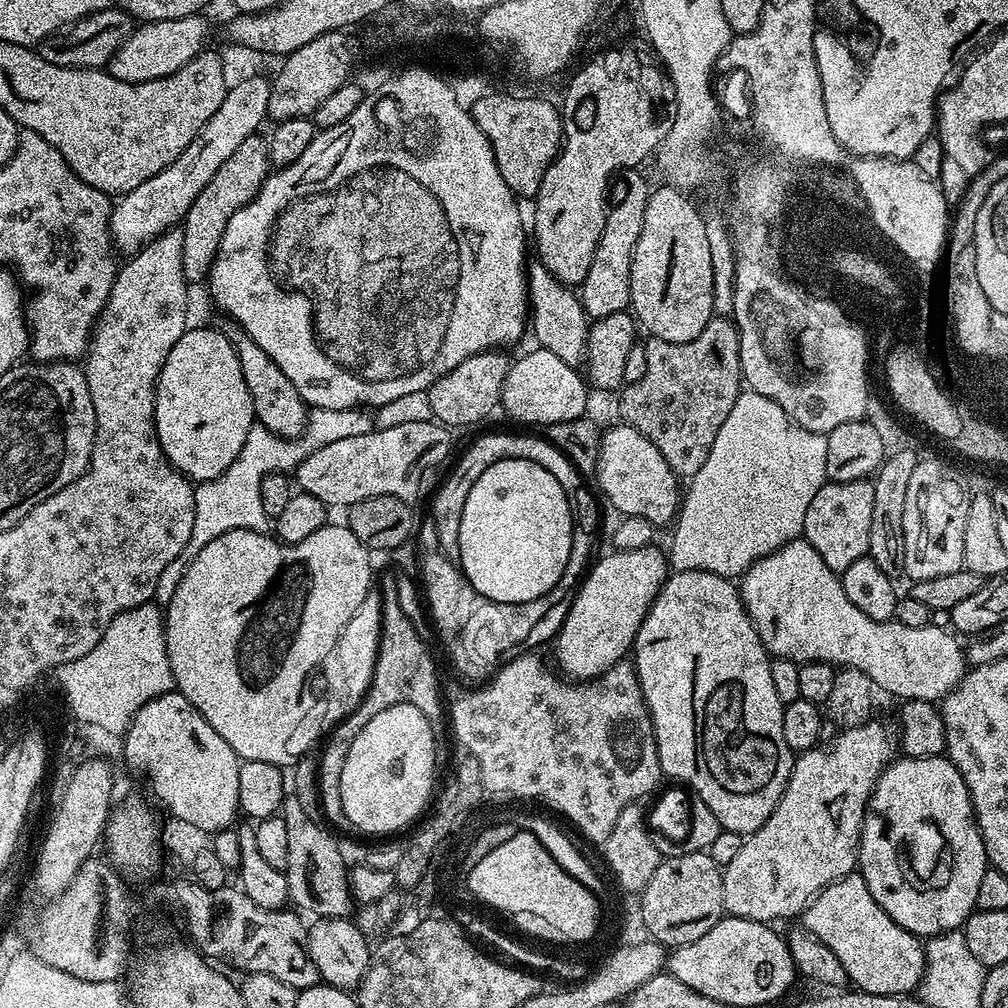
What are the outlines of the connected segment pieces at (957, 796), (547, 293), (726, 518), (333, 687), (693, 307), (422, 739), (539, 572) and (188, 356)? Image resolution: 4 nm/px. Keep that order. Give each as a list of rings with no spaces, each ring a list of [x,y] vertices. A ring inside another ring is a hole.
[[[901,755],[877,778],[860,831],[858,871],[874,902],[878,902],[898,926],[921,938],[938,936],[959,929],[976,908],[978,884],[985,865],[952,856],[952,851],[965,852],[968,856],[978,852],[978,829],[972,819],[972,795],[968,793],[962,774],[944,756],[914,758]]]
[[[539,262],[529,263],[526,268],[528,278],[528,306],[530,309],[530,332],[536,335],[536,344],[558,354],[562,362],[573,366],[585,363],[588,351],[588,325],[590,318],[580,305],[580,297],[559,276]]]
[[[751,390],[741,391],[740,397],[734,402],[734,410],[730,410],[726,422],[722,422],[722,430],[718,430],[718,438],[714,438],[714,446],[710,446],[710,458],[706,458],[706,462],[702,462],[702,470],[698,470],[698,474],[690,477],[689,484],[692,485],[686,488],[683,493],[682,503],[678,509],[674,527],[671,529],[671,531],[673,530],[672,545],[666,548],[666,559],[669,565],[678,572],[702,570],[719,576],[739,578],[744,575],[746,569],[755,560],[760,560],[775,548],[781,548],[786,542],[797,539],[804,531],[806,510],[810,506],[810,502],[814,502],[814,494],[818,494],[818,490],[826,483],[828,475],[827,453],[828,441],[821,433],[806,430],[802,425],[791,420],[782,410],[782,406],[778,406],[778,402]]]
[[[372,589],[362,600],[358,610],[346,622],[338,642],[326,654],[322,665],[324,684],[328,692],[328,716],[332,722],[339,722],[348,716],[364,700],[364,695],[371,685],[371,678],[376,665],[376,652],[380,646],[380,610],[382,606],[381,593]]]
[[[660,186],[660,189],[653,191],[648,197],[648,205],[646,206],[646,218],[642,222],[642,234],[636,243],[636,249],[632,255],[632,265],[630,266],[630,294],[632,295],[632,302],[630,305],[631,311],[634,313],[635,319],[638,321],[639,327],[644,328],[649,333],[649,337],[657,340],[665,340],[666,342],[690,342],[694,338],[698,338],[698,334],[702,334],[702,330],[706,330],[706,326],[712,319],[714,319],[714,271],[711,266],[711,250],[709,239],[706,238],[706,224],[705,217],[700,217],[698,209],[692,205],[693,198],[691,195],[685,194],[678,188],[670,188],[667,186]]]
[[[392,704],[358,730],[358,738],[347,748],[338,789],[342,810],[353,829],[384,836],[395,830],[396,820],[416,822],[425,815],[434,796],[432,787],[438,784],[436,740],[426,714],[413,704]]]
[[[513,459],[496,461],[483,471],[482,476],[470,486],[469,498],[466,499],[465,509],[462,513],[458,564],[470,586],[487,599],[495,603],[530,602],[531,599],[538,598],[540,595],[546,595],[562,578],[563,571],[566,570],[567,559],[570,556],[572,528],[571,508],[568,505],[566,494],[563,493],[562,486],[558,484],[550,470],[543,469],[536,461]]]
[[[189,327],[174,342],[174,350],[166,358],[156,382],[156,437],[164,456],[172,467],[193,482],[213,480],[223,474],[238,458],[254,423],[252,395],[248,389],[249,377],[244,377],[236,348],[220,332],[212,328]]]

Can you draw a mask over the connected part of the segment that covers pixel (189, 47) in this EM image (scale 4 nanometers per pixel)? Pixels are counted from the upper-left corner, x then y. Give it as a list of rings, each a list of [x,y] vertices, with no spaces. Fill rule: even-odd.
[[[203,15],[187,16],[177,20],[144,22],[124,39],[106,65],[106,70],[122,82],[137,84],[150,82],[174,74],[186,66],[198,53],[205,51],[208,40],[208,24]]]

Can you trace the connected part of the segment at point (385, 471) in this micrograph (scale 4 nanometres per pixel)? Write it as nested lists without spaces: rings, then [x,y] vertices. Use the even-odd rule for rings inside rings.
[[[435,419],[406,422],[403,426],[376,428],[358,438],[341,438],[314,450],[294,469],[299,491],[329,506],[349,506],[375,496],[393,495],[409,502],[420,496],[424,471],[440,464],[452,448],[453,433]]]

